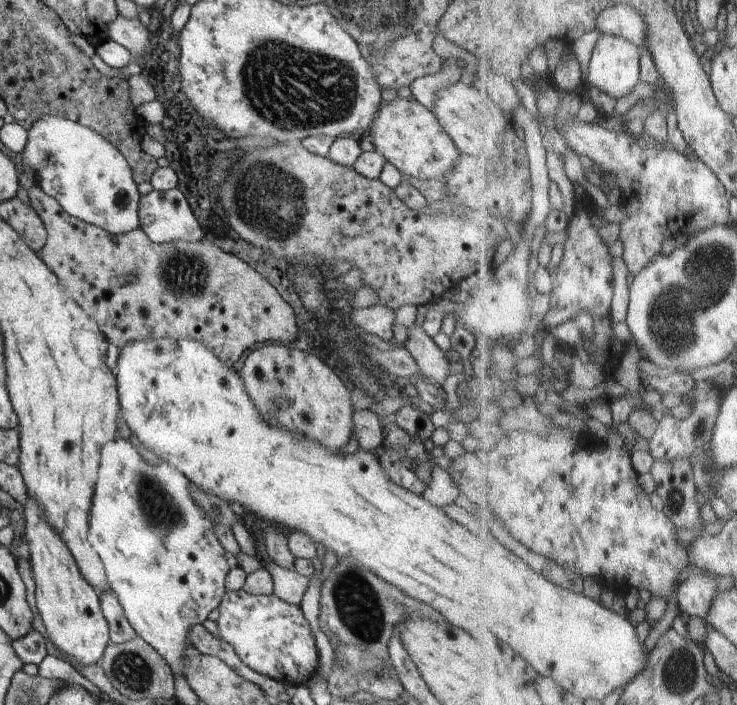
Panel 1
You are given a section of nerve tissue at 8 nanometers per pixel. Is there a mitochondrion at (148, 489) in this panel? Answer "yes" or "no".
yes

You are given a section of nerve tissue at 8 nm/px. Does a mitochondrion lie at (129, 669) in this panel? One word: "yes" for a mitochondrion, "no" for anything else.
yes

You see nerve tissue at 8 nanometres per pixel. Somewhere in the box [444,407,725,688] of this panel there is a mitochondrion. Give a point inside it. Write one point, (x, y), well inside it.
(698, 430)

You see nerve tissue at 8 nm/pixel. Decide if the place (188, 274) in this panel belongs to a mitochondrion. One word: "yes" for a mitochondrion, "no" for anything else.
yes

